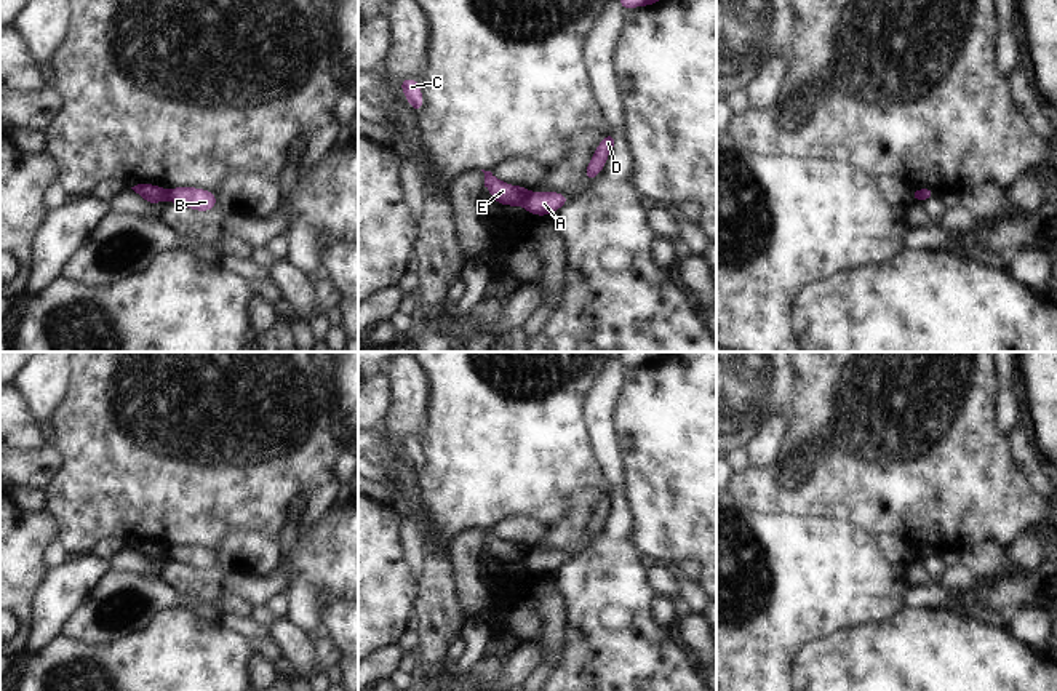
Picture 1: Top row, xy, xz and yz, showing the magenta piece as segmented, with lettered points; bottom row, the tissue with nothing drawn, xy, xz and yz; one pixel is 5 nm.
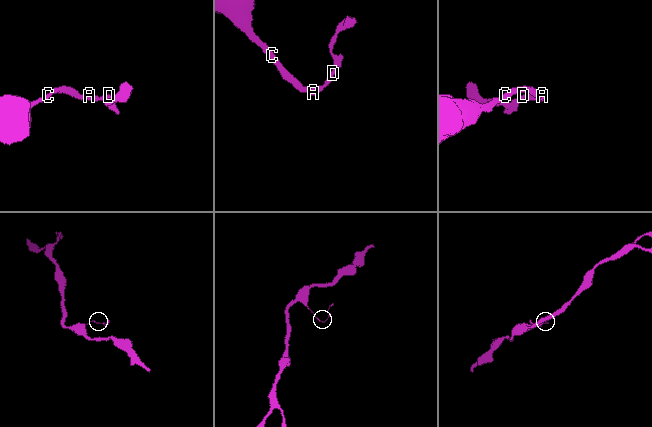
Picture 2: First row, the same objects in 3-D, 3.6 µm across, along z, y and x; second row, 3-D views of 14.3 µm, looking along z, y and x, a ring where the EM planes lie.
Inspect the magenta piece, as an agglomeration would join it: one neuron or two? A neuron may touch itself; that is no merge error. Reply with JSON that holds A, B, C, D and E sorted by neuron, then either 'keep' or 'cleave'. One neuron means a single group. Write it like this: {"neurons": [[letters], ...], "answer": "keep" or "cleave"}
{"neurons": [["A", "B", "D"], ["C", "E"]], "answer": "cleave"}

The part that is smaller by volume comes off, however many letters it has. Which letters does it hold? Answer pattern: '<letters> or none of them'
A, B, D.

